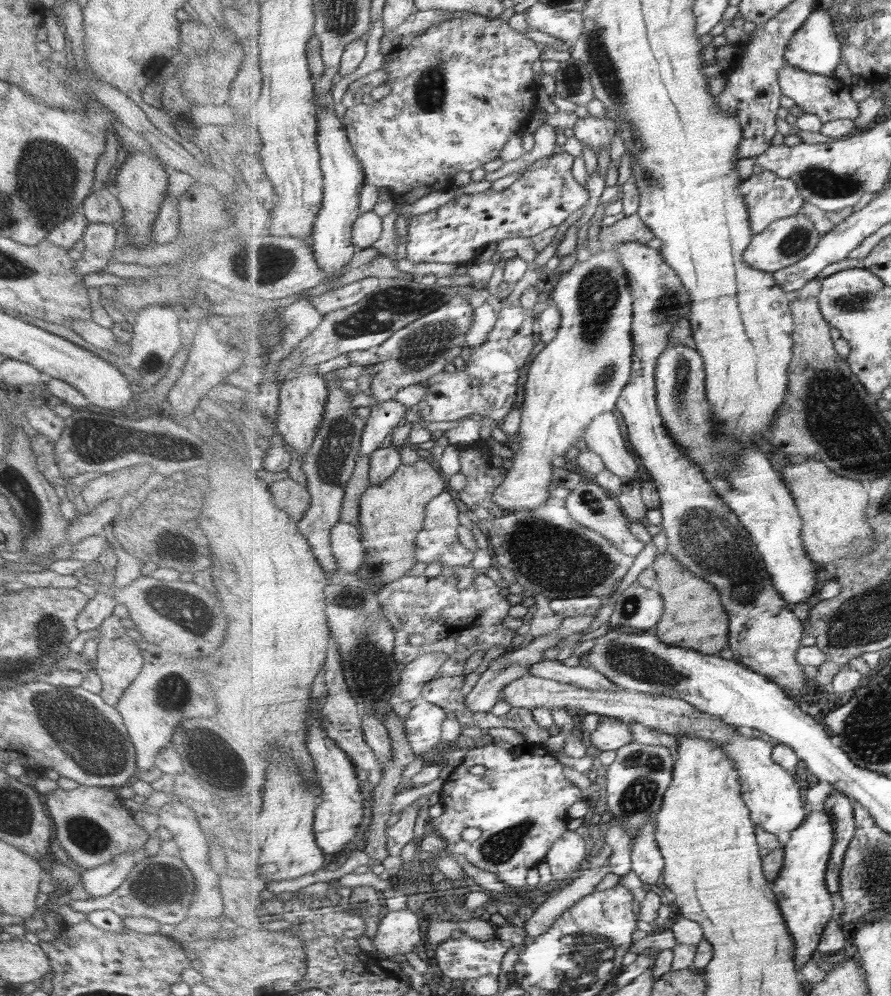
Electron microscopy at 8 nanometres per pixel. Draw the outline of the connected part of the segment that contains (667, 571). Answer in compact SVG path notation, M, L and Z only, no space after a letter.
M667 550L655 556L651 567L656 571L655 587L665 601L665 612L655 628L656 635L670 645L708 655L718 655L723 648L729 647L730 616L721 600L720 590L690 571Z

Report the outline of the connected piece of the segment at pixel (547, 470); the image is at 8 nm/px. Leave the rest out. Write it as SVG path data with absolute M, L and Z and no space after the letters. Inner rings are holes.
M604 247L597 254L591 255L588 260L576 264L575 268L571 272L567 272L561 276L560 281L554 288L552 293L552 300L555 306L559 307L561 311L561 326L558 330L557 336L553 342L550 342L544 347L544 349L535 357L528 372L527 381L524 384L524 401L522 402L522 423L520 426L519 435L522 436L522 441L518 443L519 448L514 452L513 465L508 470L507 478L505 482L496 490L494 498L497 504L505 510L537 510L541 508L544 502L548 500L551 495L551 460L555 456L562 456L563 458L572 456L575 452L575 442L579 438L584 438L585 431L588 430L589 425L593 422L593 419L604 412L611 412L613 408L616 408L617 401L620 400L623 389L632 381L633 374L633 361L635 360L634 342L632 337L632 322L634 321L634 298L631 288L629 288L628 275L625 274L625 268L623 264L619 262L617 258L617 248L615 247Z

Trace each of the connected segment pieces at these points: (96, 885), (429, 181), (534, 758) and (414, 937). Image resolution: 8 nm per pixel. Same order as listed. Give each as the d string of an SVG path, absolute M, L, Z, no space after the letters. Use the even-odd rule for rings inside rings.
M119 854L101 866L85 869L80 873L85 896L94 899L113 892L125 880L135 860L133 854Z
M444 10L446 16L442 18L439 25L435 25L429 30L423 32L421 37L414 40L407 48L393 54L392 61L389 62L387 73L392 91L389 96L383 100L377 100L375 104L360 104L359 106L346 109L344 114L344 125L348 131L349 142L353 145L353 150L361 159L364 166L366 182L374 184L379 188L387 188L395 202L411 204L417 202L419 198L437 192L437 190L447 190L453 188L453 176L457 172L473 172L475 168L499 158L499 152L505 148L505 144L509 142L509 138L513 134L519 135L528 124L530 116L533 116L539 107L537 105L537 92L540 85L535 81L535 72L533 72L533 64L541 58L543 54L542 46L526 38L524 34L517 32L511 28L511 32L495 32L497 28L501 28L503 24L497 19L469 13L461 10Z
M488 739L468 750L463 762L454 768L439 792L444 811L430 820L430 823L446 842L447 849L439 855L425 855L423 858L427 864L433 866L445 857L451 858L455 854L465 856L474 866L495 873L499 880L512 887L527 886L529 868L535 868L543 859L546 860L552 847L564 838L564 834L568 832L567 822L581 809L585 800L583 793L585 791L579 790L567 780L563 764L539 744L526 742L521 746L505 750ZM479 765L485 767L486 771L477 776L471 772L471 768ZM471 826L481 830L481 836L474 842L465 842L461 834Z
M405 907L389 911L384 917L380 917L373 944L385 956L393 956L420 952L421 938L423 936L419 930L419 916Z

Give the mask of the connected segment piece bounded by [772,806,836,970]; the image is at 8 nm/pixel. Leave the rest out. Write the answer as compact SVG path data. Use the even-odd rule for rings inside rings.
M818 806L817 812L811 813L805 819L803 825L796 828L791 833L790 841L785 845L784 865L779 878L772 882L772 889L775 891L781 912L787 921L787 926L796 942L796 960L799 970L807 961L813 958L813 952L818 950L822 934L825 927L832 921L835 914L833 906L832 891L829 890L826 882L826 873L828 872L829 858L832 857L833 846L836 845L836 822L834 816L825 808Z

